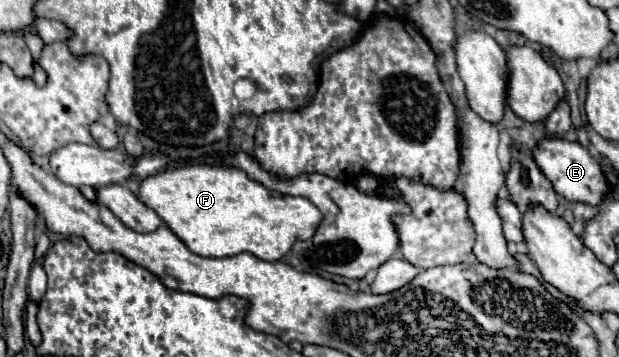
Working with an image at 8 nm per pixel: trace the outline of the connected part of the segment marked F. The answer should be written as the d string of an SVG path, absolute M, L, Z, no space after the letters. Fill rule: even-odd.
M180 166L172 170L162 170L154 176L148 176L140 182L138 198L152 208L164 224L192 250L200 256L236 256L238 252L250 252L260 260L280 260L294 240L306 240L314 234L316 226L322 220L320 210L306 198L286 196L276 190L268 190L262 184L250 180L240 168L224 166Z

